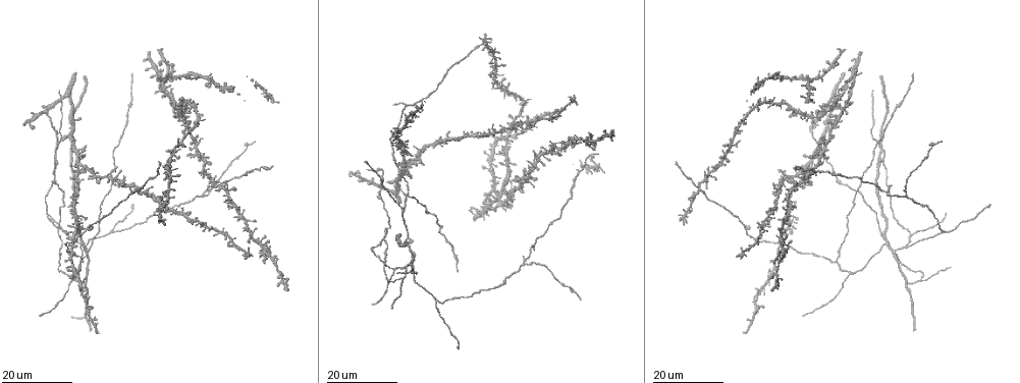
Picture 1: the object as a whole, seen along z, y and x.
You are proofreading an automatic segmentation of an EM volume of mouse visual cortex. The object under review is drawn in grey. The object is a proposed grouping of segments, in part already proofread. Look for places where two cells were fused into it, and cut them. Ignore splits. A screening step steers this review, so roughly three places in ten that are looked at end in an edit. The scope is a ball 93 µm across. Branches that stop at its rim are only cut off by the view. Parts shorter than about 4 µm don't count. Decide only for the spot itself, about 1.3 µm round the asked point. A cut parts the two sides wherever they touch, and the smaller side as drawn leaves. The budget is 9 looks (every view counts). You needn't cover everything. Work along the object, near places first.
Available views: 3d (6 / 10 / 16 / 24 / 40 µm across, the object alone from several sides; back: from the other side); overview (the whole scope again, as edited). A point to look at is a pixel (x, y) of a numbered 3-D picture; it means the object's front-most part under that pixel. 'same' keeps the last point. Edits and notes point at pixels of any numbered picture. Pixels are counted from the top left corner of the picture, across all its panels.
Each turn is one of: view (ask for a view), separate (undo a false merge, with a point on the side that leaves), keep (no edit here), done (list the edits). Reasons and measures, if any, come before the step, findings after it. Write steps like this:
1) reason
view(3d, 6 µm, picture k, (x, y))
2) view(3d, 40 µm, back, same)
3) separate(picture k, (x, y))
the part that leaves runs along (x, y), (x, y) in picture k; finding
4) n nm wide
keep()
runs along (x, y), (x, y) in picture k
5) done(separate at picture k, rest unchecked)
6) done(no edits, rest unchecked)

thin arm on a thick one
view(3d, 24 µm, picture 1, (392, 269))

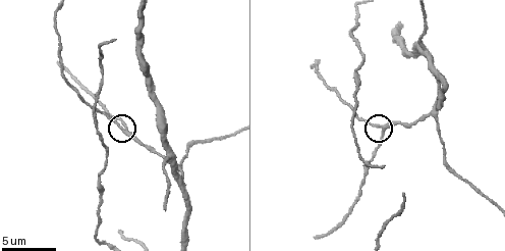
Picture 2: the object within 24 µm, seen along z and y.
closer look
view(3d, 10 µm, picture 2, (382, 129))

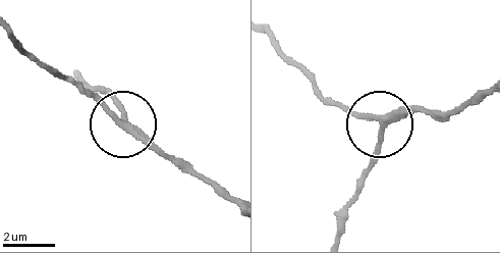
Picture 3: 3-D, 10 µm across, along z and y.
keep()
runs along (230, 202), (158, 154), (124, 120), (111, 90) in picture 3; one cell here

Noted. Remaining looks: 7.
branch point
view(3d, 16 µm, picture 1, (922, 280))

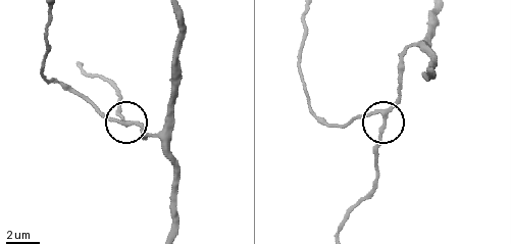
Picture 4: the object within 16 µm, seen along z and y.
view(3d, 10 µm, picture 4, (127, 122))

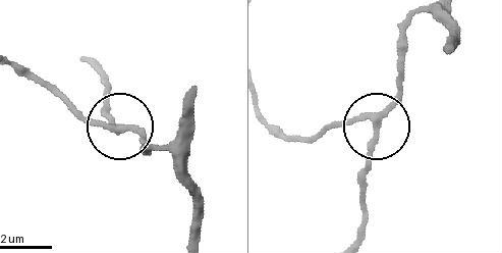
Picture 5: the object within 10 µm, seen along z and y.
3 arms
keep()
one cell here

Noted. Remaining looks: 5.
three arms meet
view(3d, 10 µm, picture 2, (434, 115))

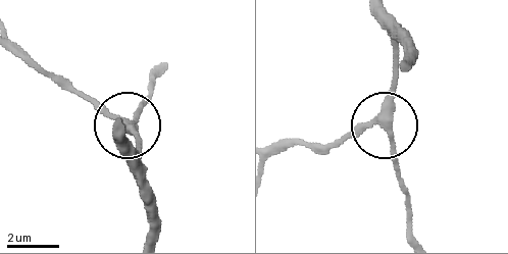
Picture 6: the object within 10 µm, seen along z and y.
keep()
all the same cell

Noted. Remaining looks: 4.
view(3d, 24 µm, picture 1, (905, 284))

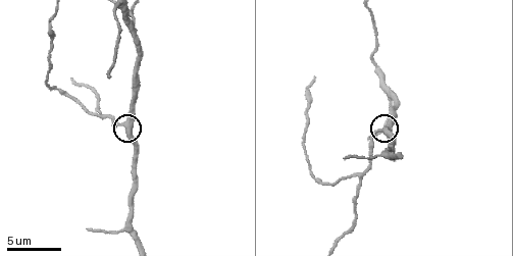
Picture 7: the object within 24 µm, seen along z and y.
view(3d, 6 µm, picture 7, (379, 130))

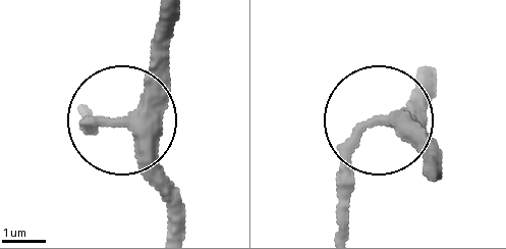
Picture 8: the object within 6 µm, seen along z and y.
3 arms
keep()
continuous, no second cell

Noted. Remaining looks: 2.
done(no edits, rest unchecked)

